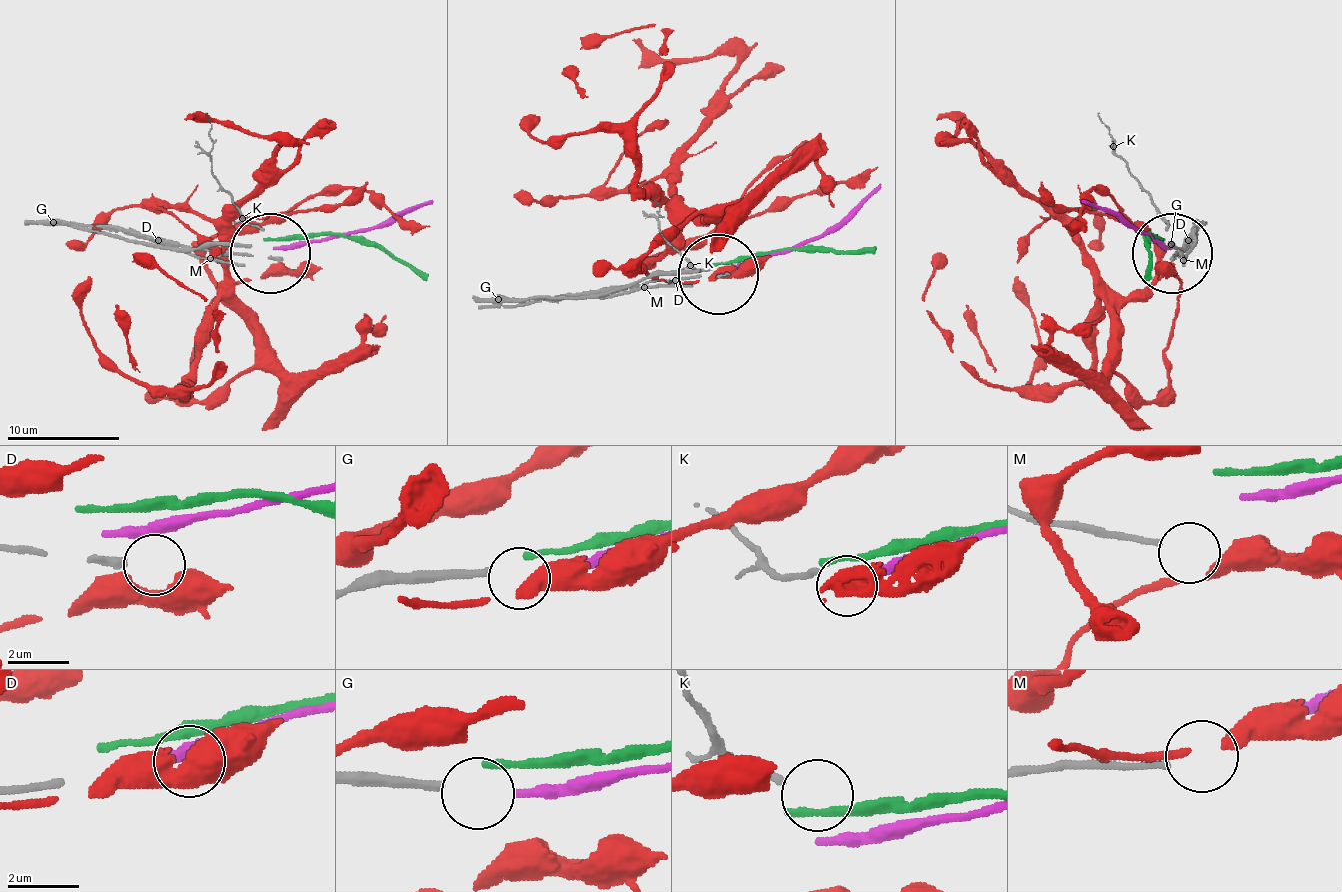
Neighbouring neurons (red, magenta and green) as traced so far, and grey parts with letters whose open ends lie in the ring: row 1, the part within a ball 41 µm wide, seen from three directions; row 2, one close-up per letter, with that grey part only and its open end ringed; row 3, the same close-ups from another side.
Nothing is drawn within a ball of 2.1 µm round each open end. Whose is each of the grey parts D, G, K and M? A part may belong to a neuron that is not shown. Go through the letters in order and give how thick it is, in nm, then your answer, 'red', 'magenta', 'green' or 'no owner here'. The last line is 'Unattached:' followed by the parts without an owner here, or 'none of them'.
D: 240 nm | no owner here
G: 240 nm | magenta
K: 200 nm | no owner here
M: 190 nm | no owner here
Unattached: D, K, M

